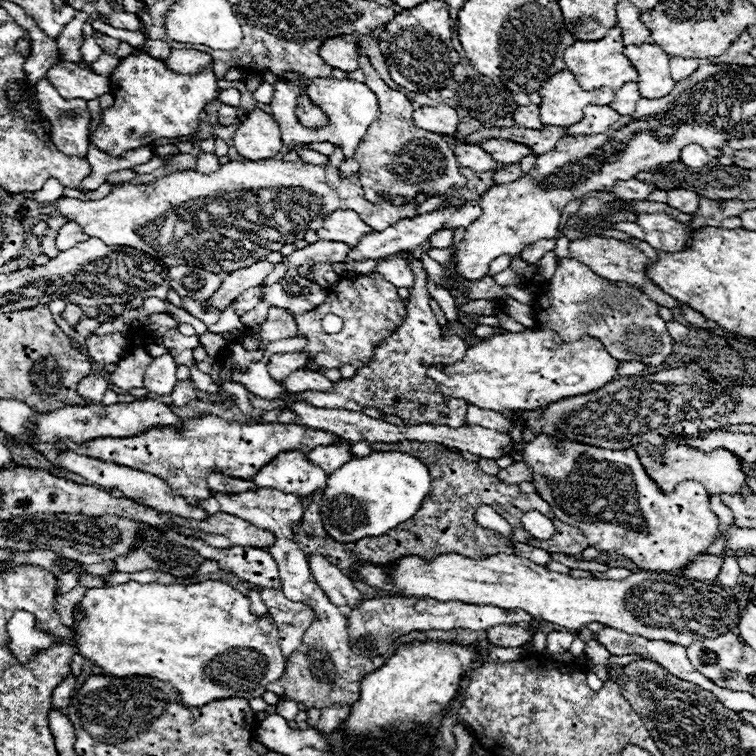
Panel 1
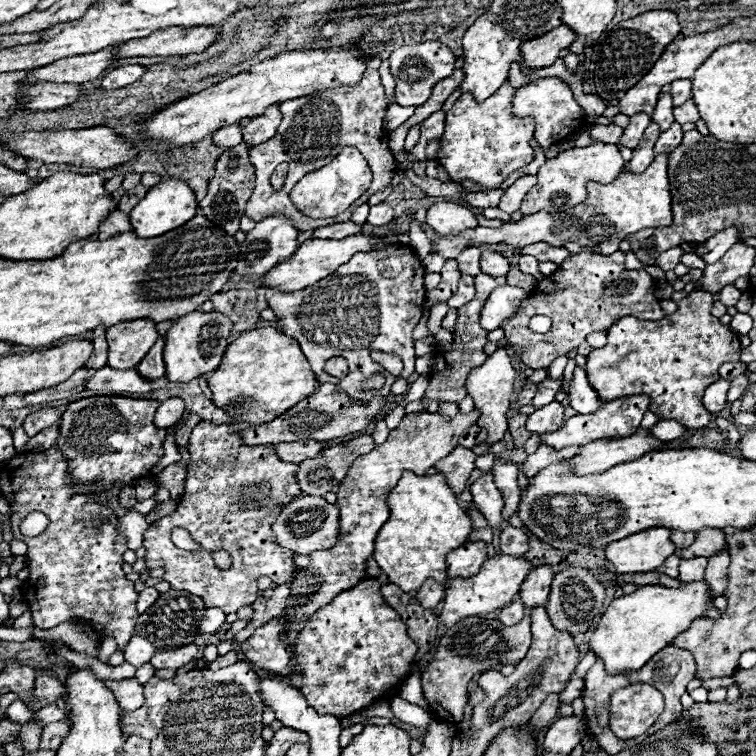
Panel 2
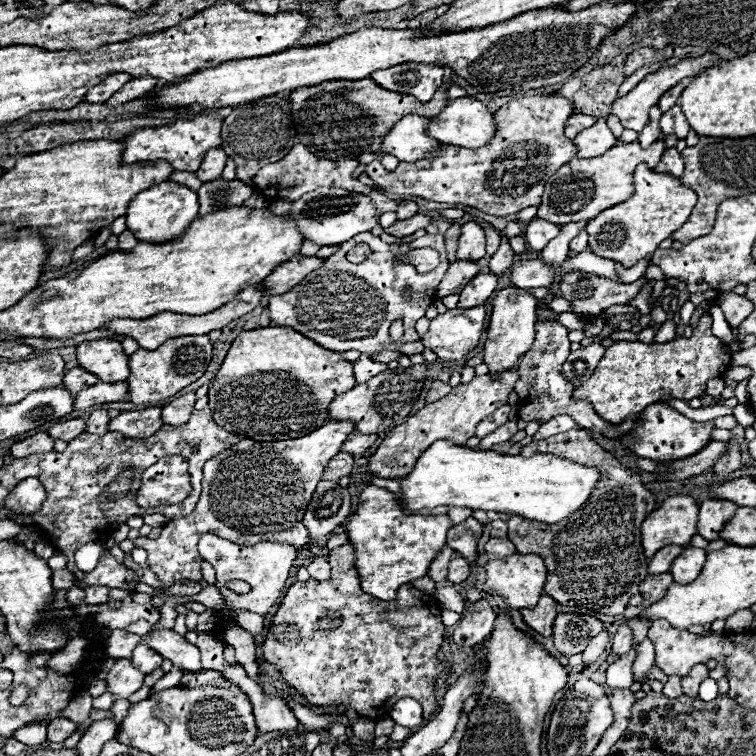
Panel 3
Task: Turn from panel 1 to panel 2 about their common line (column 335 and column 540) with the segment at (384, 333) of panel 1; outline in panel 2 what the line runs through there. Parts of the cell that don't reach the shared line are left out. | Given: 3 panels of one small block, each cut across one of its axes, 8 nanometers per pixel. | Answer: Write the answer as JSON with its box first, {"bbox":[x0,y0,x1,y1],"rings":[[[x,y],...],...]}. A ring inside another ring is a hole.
{"bbox":[502,250,664,368],"rings":[[[622,250],[610,256],[594,252],[570,254],[554,274],[536,284],[532,296],[524,300],[518,314],[502,324],[508,344],[524,352],[522,362],[528,368],[548,368],[558,356],[578,348],[588,334],[608,330],[622,316],[636,316],[640,320],[664,318],[660,300],[654,296],[656,286],[652,276],[646,270],[626,270],[624,258],[626,252]],[[538,314],[552,318],[550,332],[536,334],[528,328],[528,320]]]}

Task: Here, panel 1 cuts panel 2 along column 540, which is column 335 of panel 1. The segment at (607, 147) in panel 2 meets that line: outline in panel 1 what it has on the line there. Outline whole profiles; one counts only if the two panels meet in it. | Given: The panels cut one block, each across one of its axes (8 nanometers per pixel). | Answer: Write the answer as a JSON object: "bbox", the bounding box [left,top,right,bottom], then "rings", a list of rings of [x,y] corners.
{"bbox":[56,158,424,274],"rings":[[[244,158],[244,160],[232,160],[220,164],[220,168],[212,174],[202,174],[196,170],[180,170],[180,172],[164,174],[150,184],[138,184],[138,186],[120,184],[102,200],[76,200],[62,196],[56,200],[56,210],[60,216],[66,216],[66,220],[74,220],[82,224],[84,232],[90,238],[92,236],[100,238],[108,246],[138,248],[150,254],[152,258],[162,260],[166,266],[184,262],[184,264],[202,266],[214,274],[230,274],[238,268],[246,268],[266,258],[270,252],[280,252],[284,244],[304,238],[306,230],[318,230],[324,224],[324,218],[334,210],[354,210],[358,212],[358,216],[362,216],[362,220],[366,220],[366,224],[370,224],[374,230],[380,232],[402,218],[416,218],[418,216],[416,206],[420,206],[422,202],[424,198],[416,198],[402,206],[394,206],[388,200],[366,202],[360,184],[360,174],[356,172],[344,176],[338,168],[330,164],[314,166],[314,164],[306,164],[304,160],[284,162],[274,158],[252,162]]]}

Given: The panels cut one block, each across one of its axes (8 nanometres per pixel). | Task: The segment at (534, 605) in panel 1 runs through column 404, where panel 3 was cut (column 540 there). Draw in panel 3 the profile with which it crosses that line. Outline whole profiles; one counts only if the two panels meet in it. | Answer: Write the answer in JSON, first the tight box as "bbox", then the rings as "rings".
{"bbox":[486,554,546,608],"rings":[[[512,554],[486,564],[488,586],[508,600],[510,608],[532,608],[544,594],[546,564],[536,554]]]}

